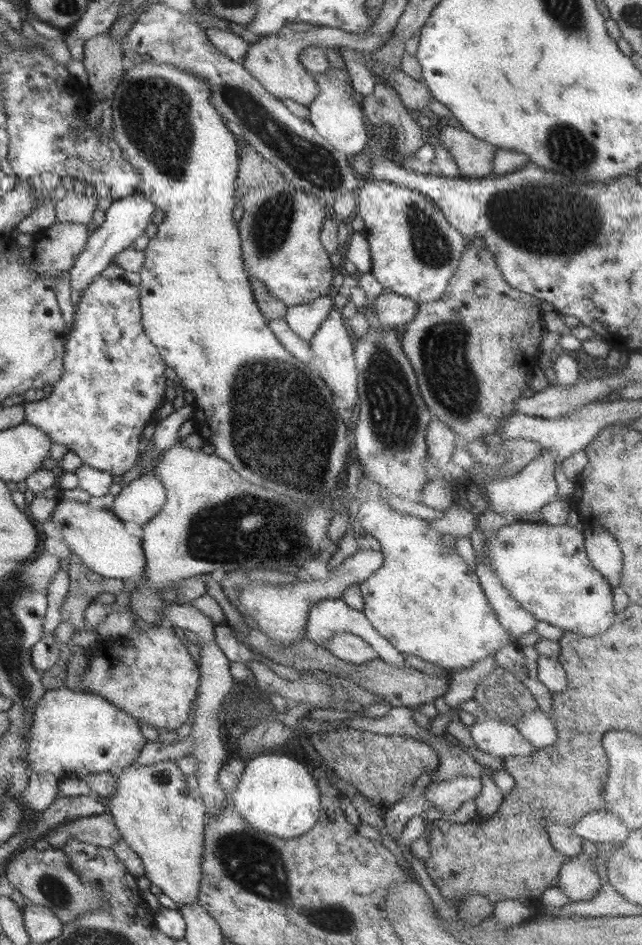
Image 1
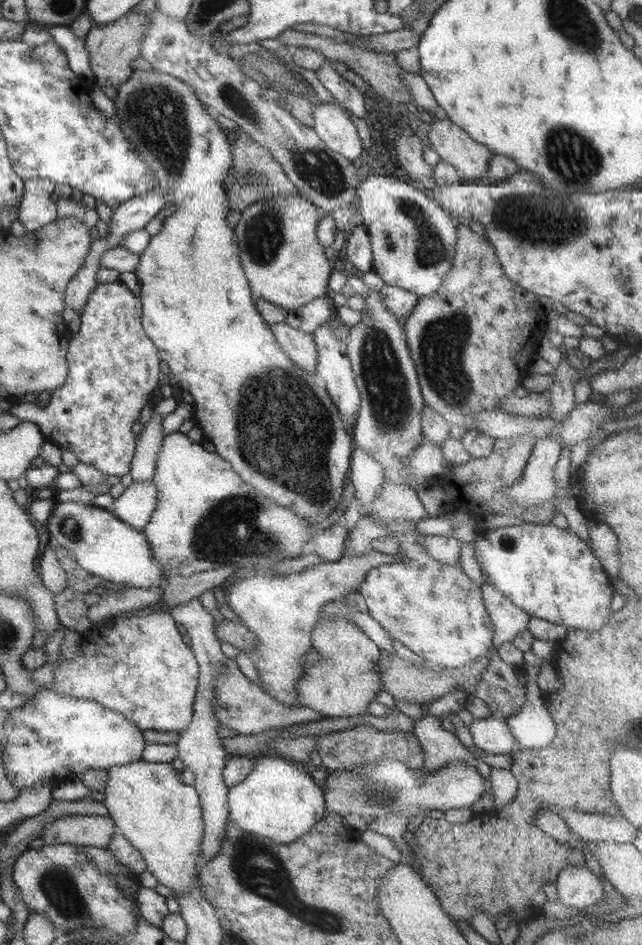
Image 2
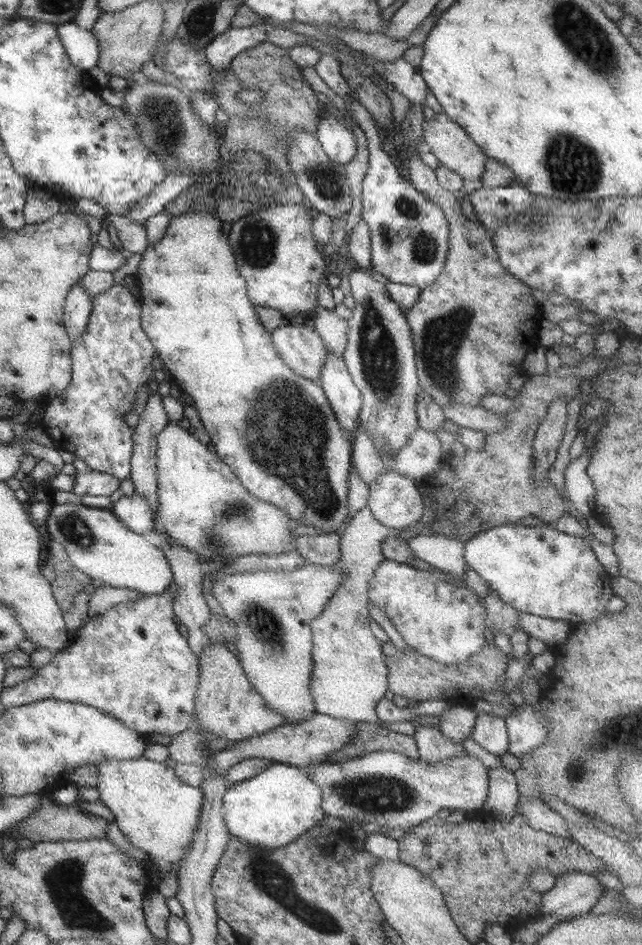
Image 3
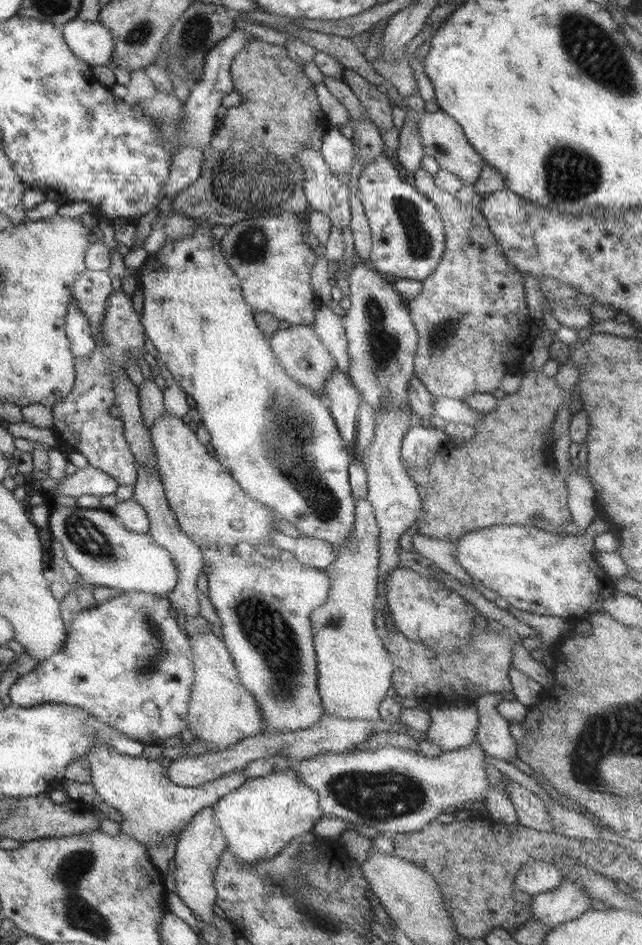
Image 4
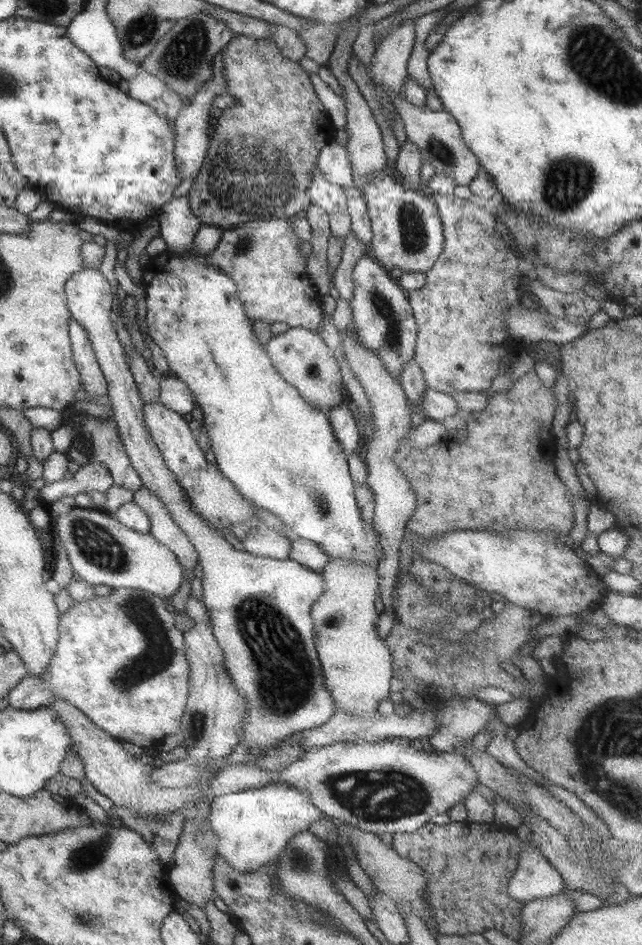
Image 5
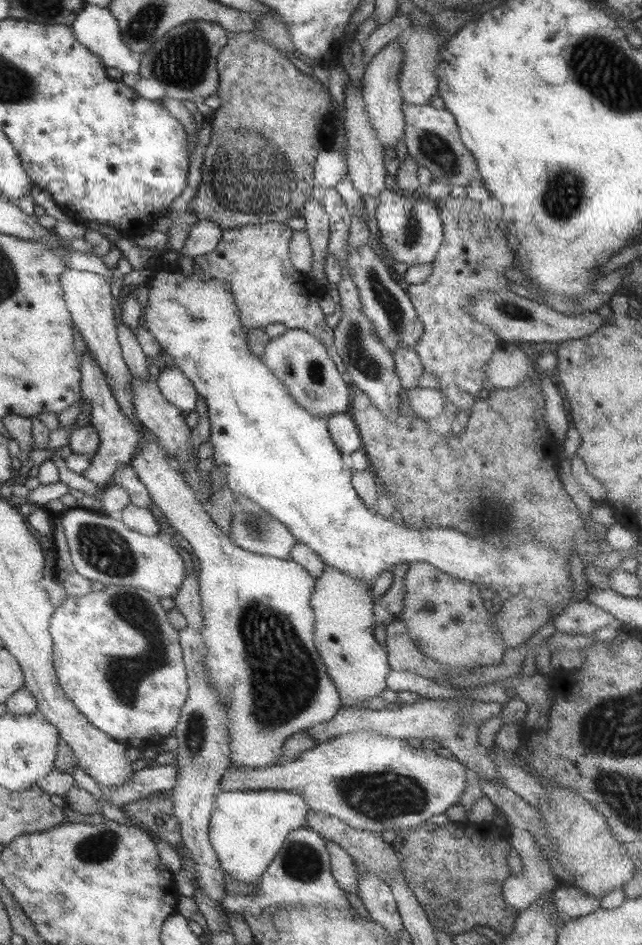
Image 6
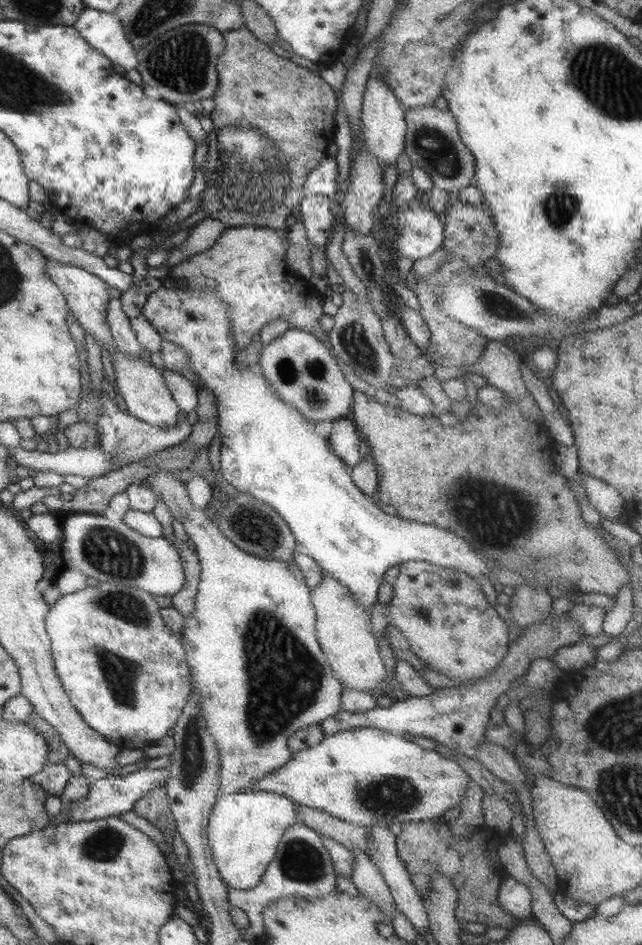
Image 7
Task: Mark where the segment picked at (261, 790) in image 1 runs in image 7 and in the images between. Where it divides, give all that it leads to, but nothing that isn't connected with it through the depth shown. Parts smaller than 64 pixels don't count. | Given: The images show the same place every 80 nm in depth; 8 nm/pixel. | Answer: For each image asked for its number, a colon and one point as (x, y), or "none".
2: (278, 800)
3: (271, 809)
4: (264, 814)
5: (252, 827)
6: (246, 829)
7: (243, 831)

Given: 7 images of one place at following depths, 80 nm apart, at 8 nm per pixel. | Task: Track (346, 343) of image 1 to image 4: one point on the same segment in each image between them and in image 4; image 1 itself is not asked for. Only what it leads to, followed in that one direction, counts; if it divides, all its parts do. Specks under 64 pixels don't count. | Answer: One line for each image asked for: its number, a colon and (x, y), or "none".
2: (332, 366)
3: (343, 398)
4: (343, 401)

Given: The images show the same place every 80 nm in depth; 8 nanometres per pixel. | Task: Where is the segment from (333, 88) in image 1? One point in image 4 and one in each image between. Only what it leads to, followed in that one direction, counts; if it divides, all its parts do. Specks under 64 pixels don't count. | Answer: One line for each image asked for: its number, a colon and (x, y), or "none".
2: (332, 123)
3: (337, 141)
4: (337, 151)

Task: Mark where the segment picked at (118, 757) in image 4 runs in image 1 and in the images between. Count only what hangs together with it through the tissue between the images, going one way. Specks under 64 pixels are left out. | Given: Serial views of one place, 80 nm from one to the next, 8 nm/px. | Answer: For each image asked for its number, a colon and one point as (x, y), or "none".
1: (158, 817)
2: (151, 807)
3: (157, 813)

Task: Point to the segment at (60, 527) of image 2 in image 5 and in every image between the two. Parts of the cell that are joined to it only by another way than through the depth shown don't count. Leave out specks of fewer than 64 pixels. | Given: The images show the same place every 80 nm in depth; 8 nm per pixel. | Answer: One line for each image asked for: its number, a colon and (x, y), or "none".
3: (98, 545)
4: (104, 553)
5: (100, 550)

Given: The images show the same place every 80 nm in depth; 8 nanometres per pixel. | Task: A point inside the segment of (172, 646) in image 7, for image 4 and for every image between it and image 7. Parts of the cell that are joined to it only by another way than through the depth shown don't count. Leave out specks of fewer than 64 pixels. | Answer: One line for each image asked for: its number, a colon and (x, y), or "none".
4: (125, 661)
5: (119, 659)
6: (136, 700)

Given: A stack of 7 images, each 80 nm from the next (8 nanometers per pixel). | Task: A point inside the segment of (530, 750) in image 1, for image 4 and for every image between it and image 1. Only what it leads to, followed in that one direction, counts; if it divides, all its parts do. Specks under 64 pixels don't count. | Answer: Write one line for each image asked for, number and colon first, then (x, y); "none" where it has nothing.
2: (490, 734)
3: (489, 732)
4: (492, 735)

